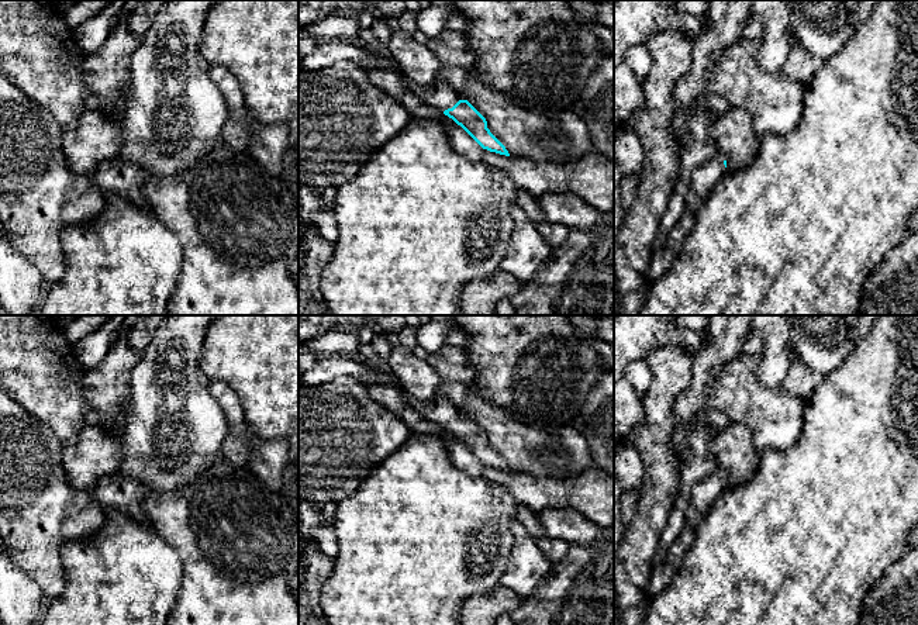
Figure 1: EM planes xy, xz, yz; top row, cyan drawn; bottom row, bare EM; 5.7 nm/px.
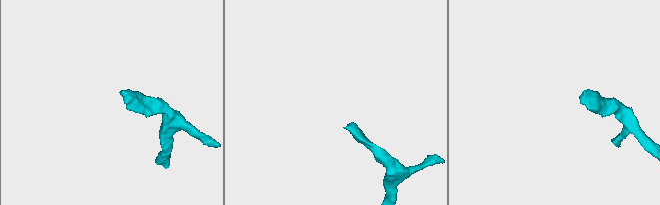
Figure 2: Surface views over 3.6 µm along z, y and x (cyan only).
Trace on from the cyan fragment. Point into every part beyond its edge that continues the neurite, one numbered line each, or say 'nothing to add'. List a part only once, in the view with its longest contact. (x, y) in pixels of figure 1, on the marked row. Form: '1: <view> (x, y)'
1: xz (439, 95)

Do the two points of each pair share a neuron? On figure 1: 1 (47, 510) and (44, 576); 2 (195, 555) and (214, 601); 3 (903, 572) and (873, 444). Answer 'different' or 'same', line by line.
1: same
2: same
3: different

